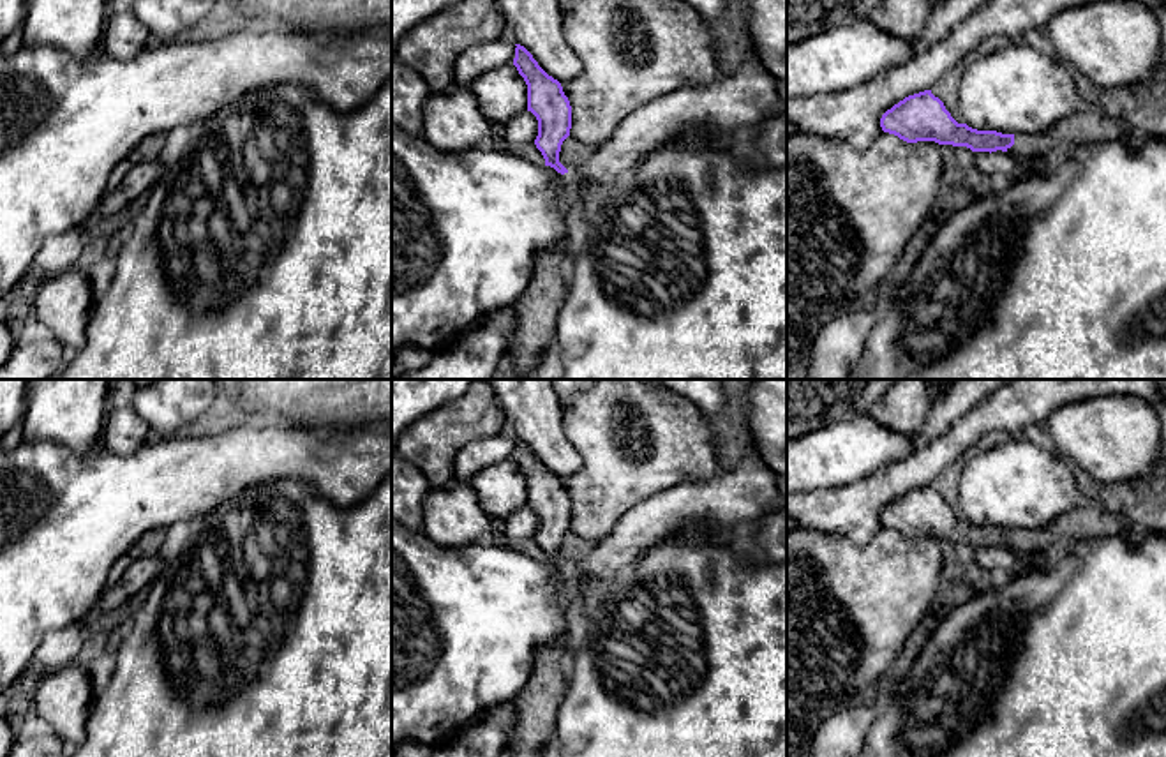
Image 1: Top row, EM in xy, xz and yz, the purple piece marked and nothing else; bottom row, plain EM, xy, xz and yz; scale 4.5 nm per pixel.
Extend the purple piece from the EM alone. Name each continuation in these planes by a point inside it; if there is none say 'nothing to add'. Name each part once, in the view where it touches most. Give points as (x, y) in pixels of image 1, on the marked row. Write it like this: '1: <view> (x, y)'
1: yz (1089, 124)

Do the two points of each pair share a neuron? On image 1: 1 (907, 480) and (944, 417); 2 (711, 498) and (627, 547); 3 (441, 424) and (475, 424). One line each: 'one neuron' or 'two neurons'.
1: two neurons
2: one neuron
3: one neuron

